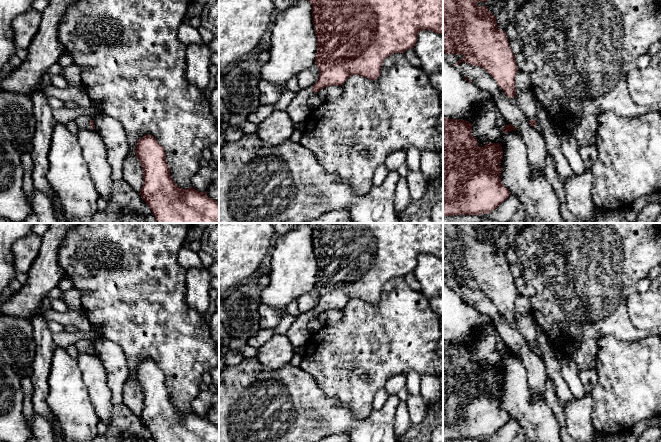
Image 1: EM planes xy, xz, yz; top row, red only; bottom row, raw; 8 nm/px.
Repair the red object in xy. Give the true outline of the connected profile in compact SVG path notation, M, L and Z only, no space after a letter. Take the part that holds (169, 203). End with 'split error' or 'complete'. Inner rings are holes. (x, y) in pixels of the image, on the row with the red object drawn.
M152 135L140 138L135 152L143 169L140 195L150 207L156 223L219 223L219 203L208 197L206 192L177 186L171 178L165 150Z | complete

